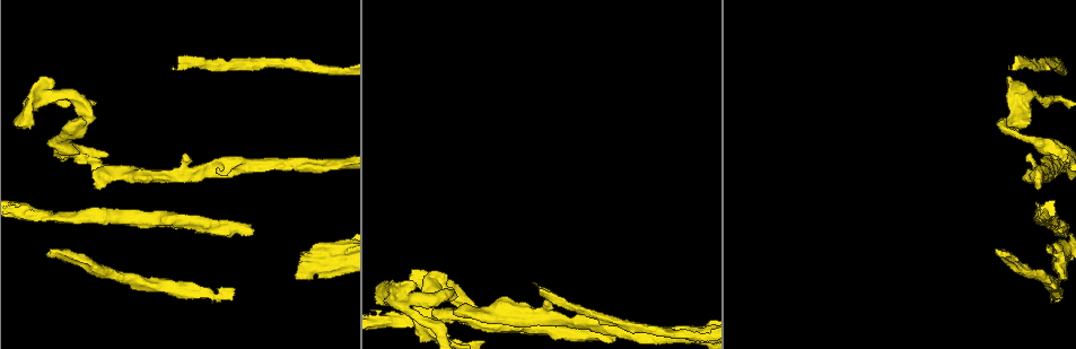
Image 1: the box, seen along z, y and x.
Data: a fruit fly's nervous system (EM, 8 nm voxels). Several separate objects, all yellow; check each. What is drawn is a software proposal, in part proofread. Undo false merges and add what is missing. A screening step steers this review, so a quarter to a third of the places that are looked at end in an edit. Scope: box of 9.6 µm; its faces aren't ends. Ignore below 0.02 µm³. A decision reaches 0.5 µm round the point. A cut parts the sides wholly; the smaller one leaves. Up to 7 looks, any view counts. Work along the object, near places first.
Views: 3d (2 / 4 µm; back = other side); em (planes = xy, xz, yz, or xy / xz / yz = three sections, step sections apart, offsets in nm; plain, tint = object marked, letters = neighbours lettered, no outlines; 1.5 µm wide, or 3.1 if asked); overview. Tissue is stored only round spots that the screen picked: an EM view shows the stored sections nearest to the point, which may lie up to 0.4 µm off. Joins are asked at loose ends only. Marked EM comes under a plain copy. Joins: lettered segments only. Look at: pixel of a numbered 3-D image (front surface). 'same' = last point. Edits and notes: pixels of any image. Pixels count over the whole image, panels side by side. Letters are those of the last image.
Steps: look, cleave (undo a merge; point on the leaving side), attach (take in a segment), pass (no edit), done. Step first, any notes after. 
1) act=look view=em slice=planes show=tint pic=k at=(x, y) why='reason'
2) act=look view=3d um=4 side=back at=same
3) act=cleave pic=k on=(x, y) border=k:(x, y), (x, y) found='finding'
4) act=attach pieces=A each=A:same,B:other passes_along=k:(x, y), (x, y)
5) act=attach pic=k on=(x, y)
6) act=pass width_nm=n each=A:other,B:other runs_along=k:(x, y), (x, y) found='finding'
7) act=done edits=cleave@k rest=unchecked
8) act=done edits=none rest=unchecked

act=look view=3d um=2 pic=1 at=(233, 289)

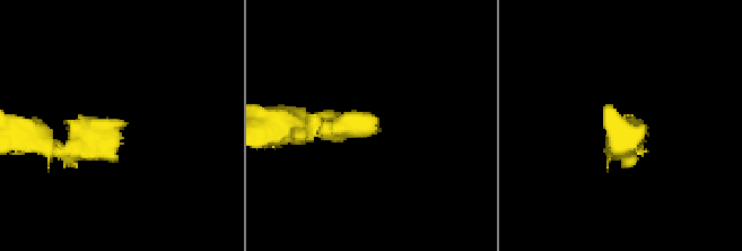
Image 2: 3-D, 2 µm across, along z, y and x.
act=look view=em slice=planes show=letters pic=2 at=(125, 124)

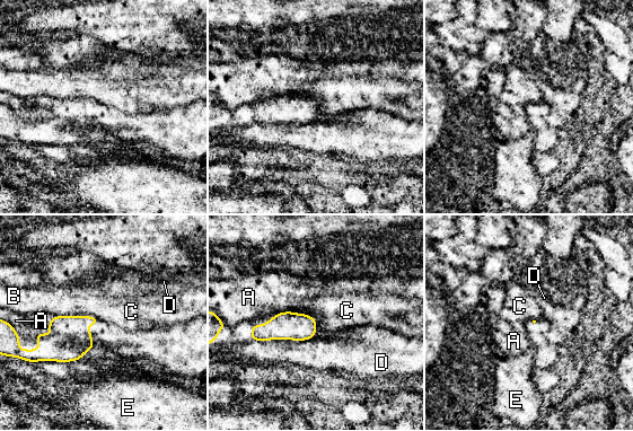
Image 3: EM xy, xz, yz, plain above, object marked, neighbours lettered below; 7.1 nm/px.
act=pass longest_contact=C:100nm each=A:other,B:other,C:other,D:other,E:other found='none of them fits'

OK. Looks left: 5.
act=look view=3d um=4 pic=1 at=(337, 256) why='thick turns thin'

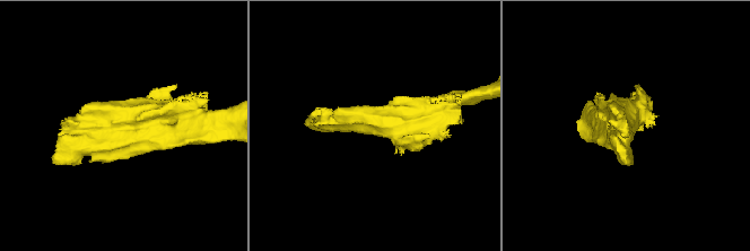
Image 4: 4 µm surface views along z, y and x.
act=look view=em slice=yz step=4 show=letters pic=4 at=(119, 125)

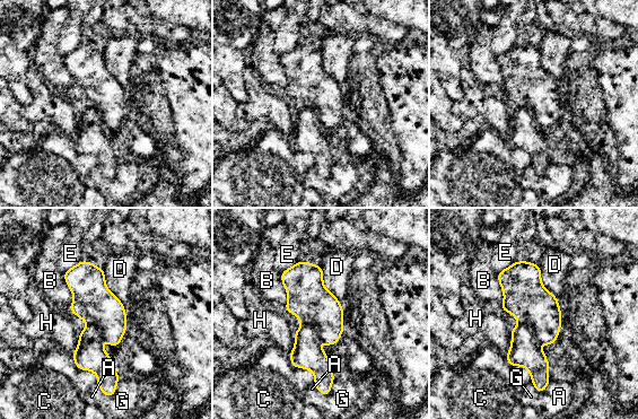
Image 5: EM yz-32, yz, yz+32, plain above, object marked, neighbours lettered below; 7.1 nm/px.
act=look view=em slice=planes show=letters at=same

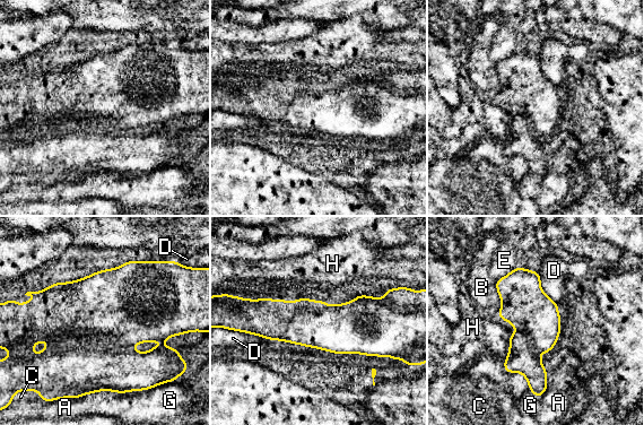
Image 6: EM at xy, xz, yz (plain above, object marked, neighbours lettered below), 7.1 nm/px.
act=cleave pic=6 on=(71, 366) each=A:other,B:other,C:other,D:other,E:other,G:other,H:other border=6:(50, 341), (99, 337), (130, 347) found='a second cell is stuck on'

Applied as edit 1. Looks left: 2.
act=done edits=cleave@6 rest=unchecked

